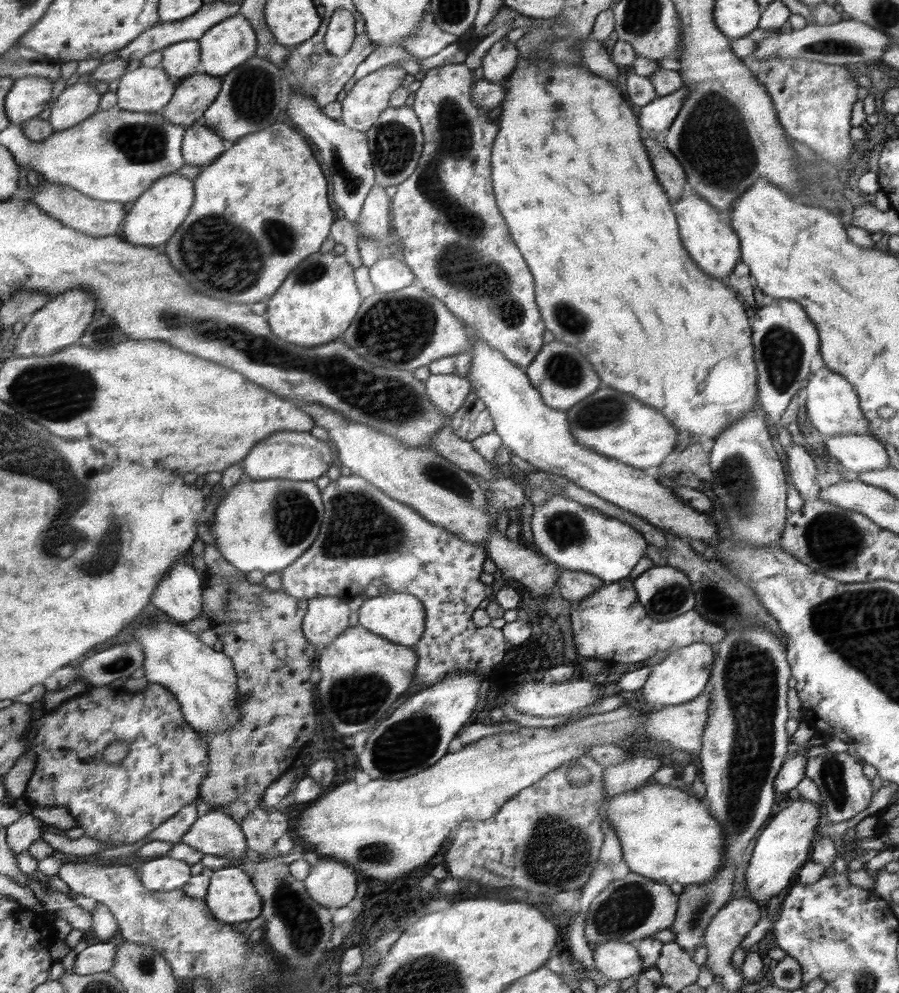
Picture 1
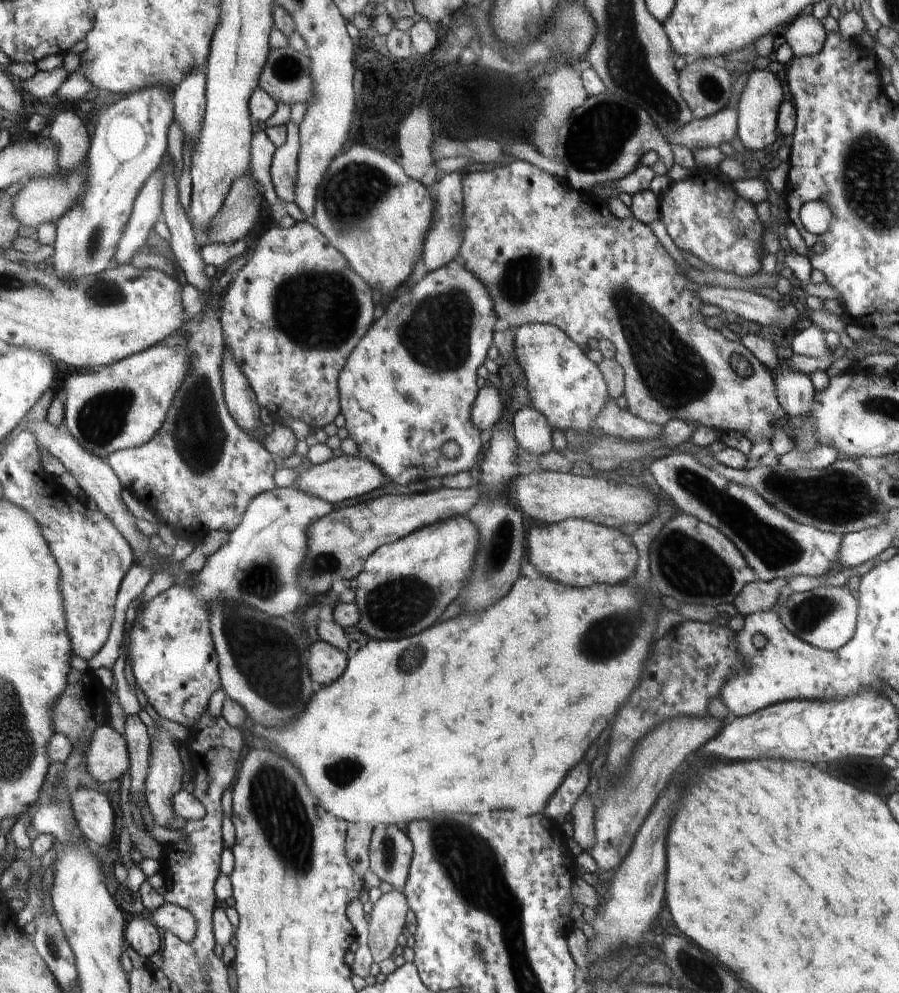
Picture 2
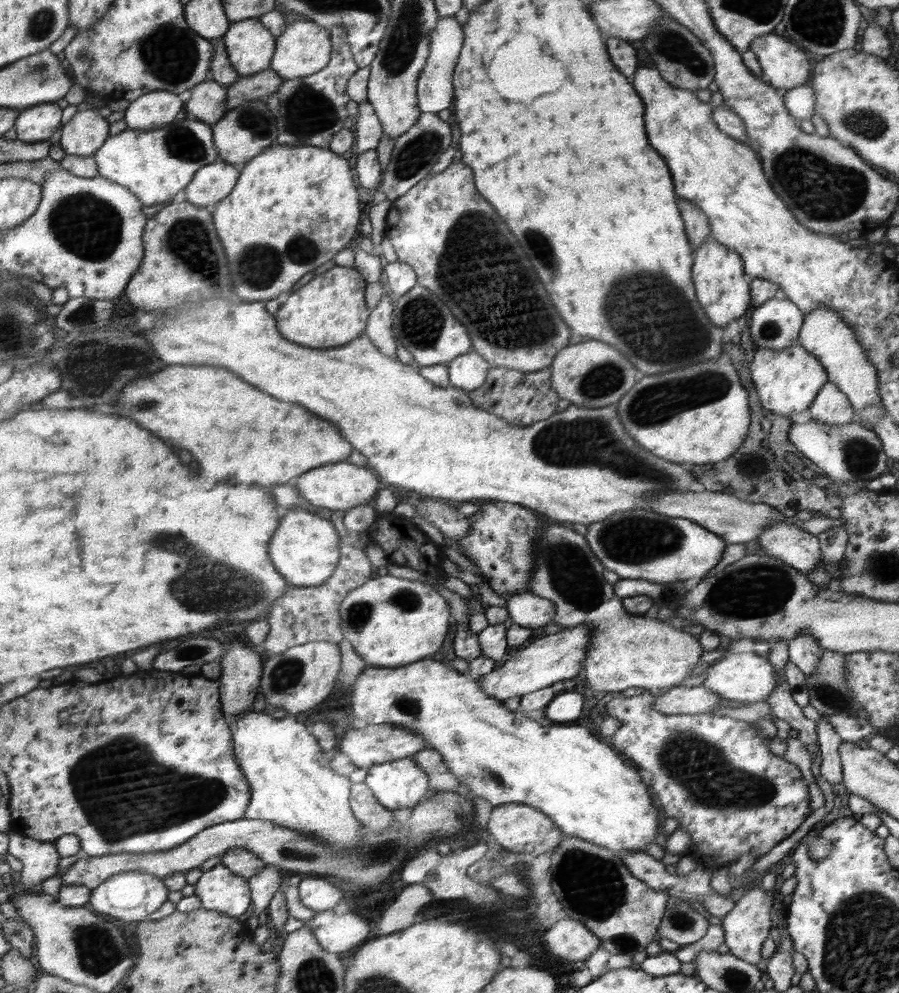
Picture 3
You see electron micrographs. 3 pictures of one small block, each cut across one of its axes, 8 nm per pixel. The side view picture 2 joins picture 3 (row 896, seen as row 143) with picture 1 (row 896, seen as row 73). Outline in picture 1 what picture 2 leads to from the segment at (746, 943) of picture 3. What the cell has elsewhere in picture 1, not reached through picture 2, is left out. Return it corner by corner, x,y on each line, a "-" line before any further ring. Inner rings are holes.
803,798
788,803
783,810
774,815
774,820
766,824
766,828
758,836
745,874
747,894
758,905
766,906
766,902
774,894
778,894
778,890
782,890
792,880
796,870
811,857
818,822
820,822
818,806
814,801

